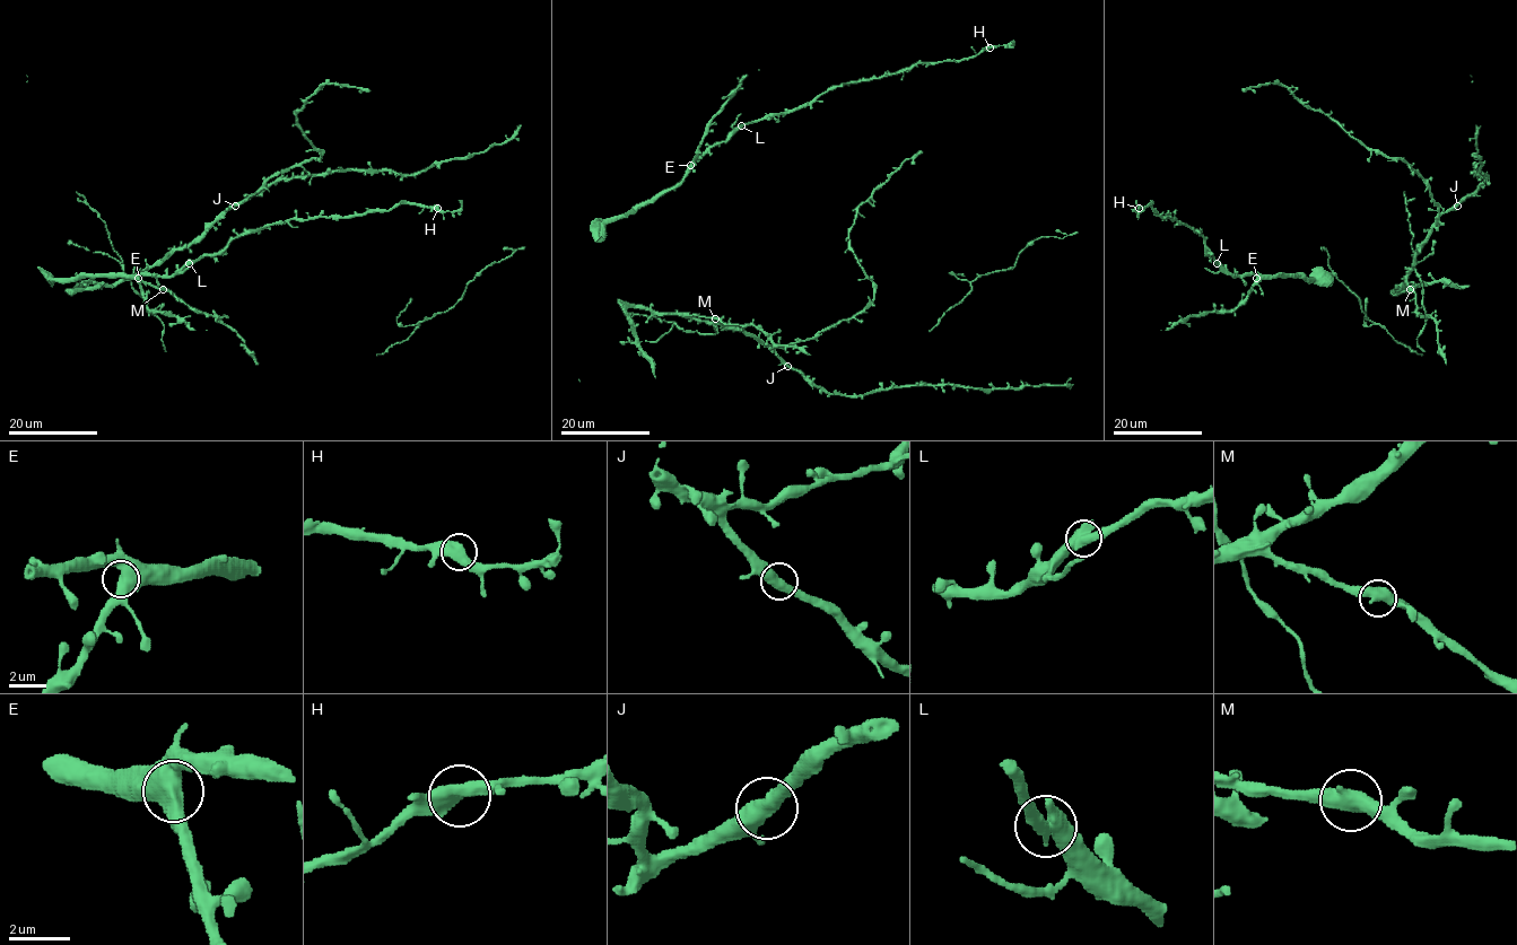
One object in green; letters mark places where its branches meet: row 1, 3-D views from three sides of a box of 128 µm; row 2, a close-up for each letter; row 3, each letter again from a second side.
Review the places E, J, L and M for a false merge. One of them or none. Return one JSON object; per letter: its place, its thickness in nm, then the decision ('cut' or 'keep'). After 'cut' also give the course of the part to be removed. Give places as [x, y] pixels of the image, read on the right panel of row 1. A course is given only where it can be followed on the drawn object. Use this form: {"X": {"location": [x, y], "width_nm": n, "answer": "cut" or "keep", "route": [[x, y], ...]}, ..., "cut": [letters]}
{"E": {"location": [1256, 278], "width_nm": 550, "answer": "keep"}, "J": {"location": [1457, 206], "width_nm": 480, "answer": "keep"}, "L": {"location": [1217, 263], "width_nm": 550, "answer": "keep"}, "M": {"location": [1410, 289], "width_nm": 550, "answer": "keep"}, "cut": []}

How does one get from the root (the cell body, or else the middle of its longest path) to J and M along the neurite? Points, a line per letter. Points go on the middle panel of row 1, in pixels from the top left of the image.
J: (622, 305), (642, 305), (656, 313), (687, 314), (707, 323), (743, 329), (764, 341), (788, 366)
M: (622, 305), (642, 305), (656, 313), (715, 318)

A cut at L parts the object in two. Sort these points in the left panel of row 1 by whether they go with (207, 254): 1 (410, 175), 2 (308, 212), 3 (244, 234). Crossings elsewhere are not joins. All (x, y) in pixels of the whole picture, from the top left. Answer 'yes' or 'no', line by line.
1: no
2: yes
3: yes

